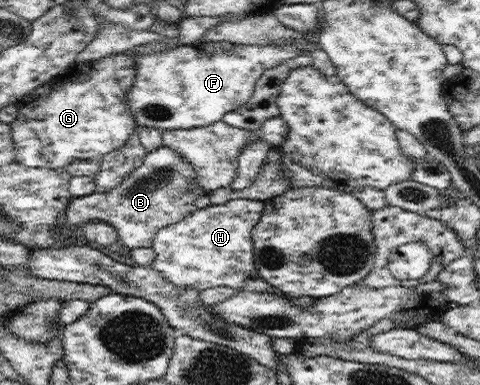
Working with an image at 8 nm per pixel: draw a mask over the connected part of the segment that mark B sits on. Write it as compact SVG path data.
M163 145L154 151L149 151L144 161L130 175L126 175L120 185L113 187L110 191L104 193L95 191L82 197L73 196L64 215L67 222L62 224L62 230L65 227L70 230L76 229L82 227L86 222L102 220L116 228L118 239L122 241L123 245L129 248L150 248L159 229L182 221L193 211L204 209L210 203L210 194L197 186L195 179L197 177L193 165L179 156L175 149Z

